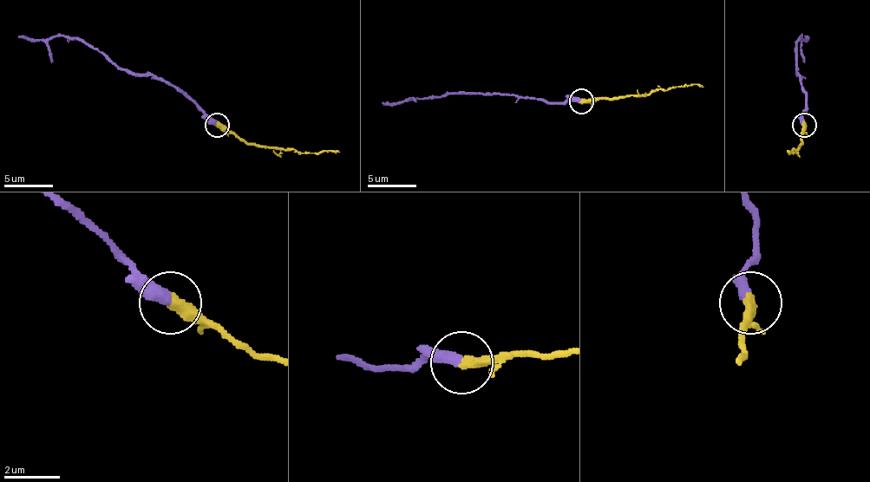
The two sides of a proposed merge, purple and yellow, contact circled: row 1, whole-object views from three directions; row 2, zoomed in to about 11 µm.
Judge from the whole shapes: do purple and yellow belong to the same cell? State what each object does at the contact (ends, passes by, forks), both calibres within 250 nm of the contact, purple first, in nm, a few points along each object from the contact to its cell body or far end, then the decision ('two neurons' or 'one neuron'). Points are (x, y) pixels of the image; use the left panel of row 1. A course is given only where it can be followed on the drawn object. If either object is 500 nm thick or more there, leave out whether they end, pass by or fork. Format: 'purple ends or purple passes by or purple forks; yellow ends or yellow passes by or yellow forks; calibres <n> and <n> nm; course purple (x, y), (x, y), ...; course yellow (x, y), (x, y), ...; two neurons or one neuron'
purple ends; yellow ends; calibres 440 and 420 nm; course purple (217, 126), (190, 99), (173, 87), (151, 74), (119, 69), (75, 37), (53, 35), (35, 40), (19, 35); course yellow (217, 126), (226, 126), (244, 140), (268, 147), (314, 153), (338, 150); one neuron

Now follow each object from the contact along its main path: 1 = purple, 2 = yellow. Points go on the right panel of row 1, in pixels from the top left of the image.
1: (803, 126), (806, 99), (796, 69), (799, 37), (801, 35), (803, 40), (808, 35)
2: (803, 126), (799, 147), (788, 153), (788, 150)

